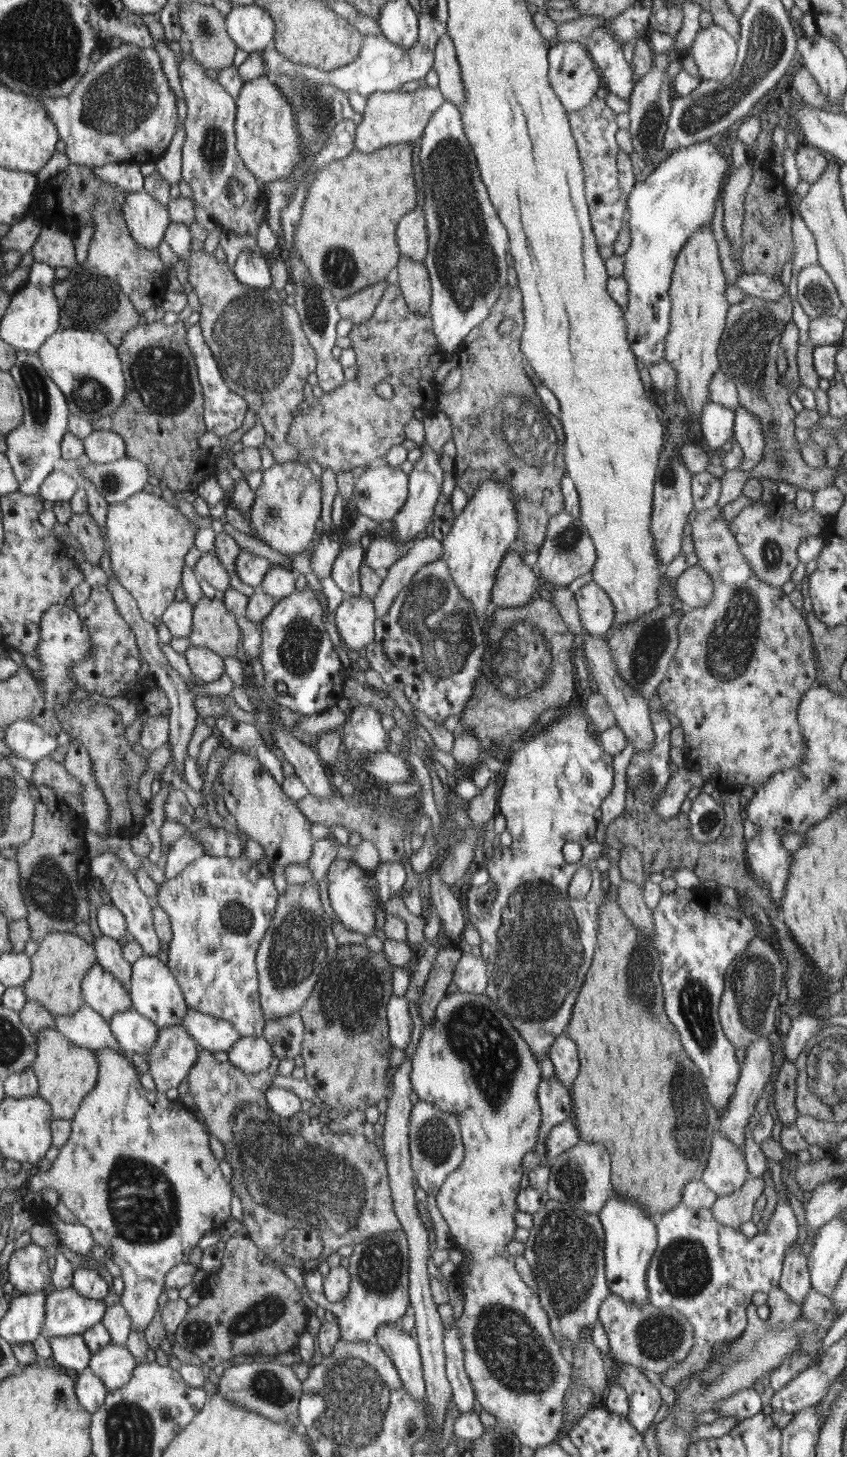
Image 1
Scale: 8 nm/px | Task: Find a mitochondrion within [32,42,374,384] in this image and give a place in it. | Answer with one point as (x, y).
(119, 100)

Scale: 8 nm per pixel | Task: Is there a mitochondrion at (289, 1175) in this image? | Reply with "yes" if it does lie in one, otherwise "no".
yes

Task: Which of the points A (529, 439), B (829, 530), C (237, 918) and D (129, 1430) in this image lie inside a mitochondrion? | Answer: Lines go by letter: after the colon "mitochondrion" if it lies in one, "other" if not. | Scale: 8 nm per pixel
A: mitochondrion
B: other
C: mitochondrion
D: mitochondrion

